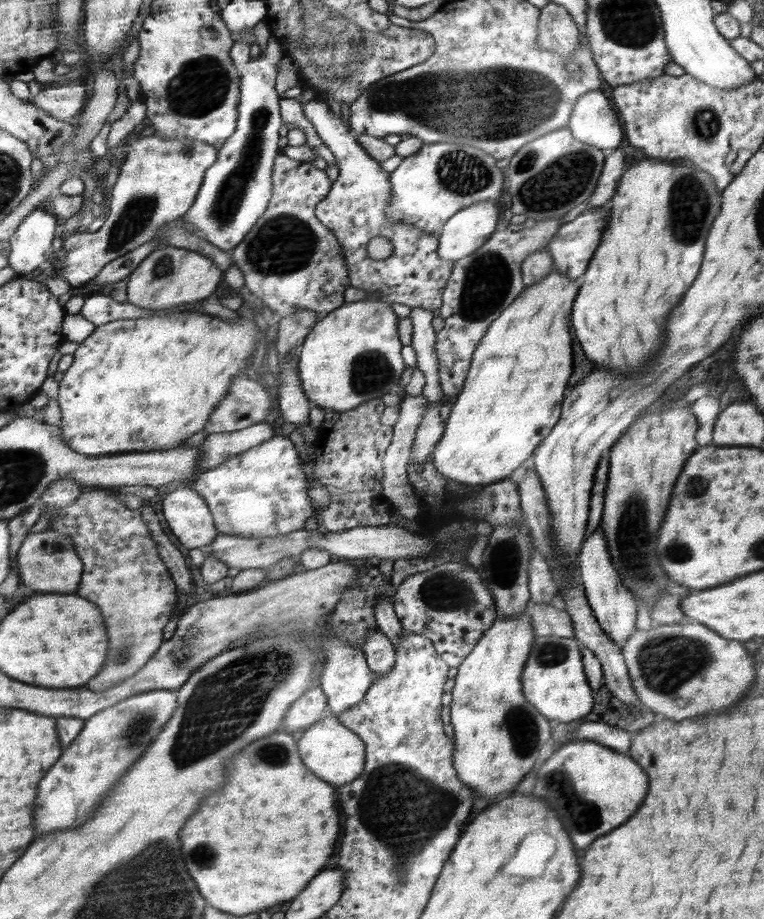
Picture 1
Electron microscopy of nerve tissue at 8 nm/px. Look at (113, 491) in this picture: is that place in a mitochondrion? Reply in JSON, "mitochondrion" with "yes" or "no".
{"mitochondrion":"no"}

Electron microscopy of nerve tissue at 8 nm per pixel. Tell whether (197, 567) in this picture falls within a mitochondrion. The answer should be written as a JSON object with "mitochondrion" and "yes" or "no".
{"mitochondrion":"no"}

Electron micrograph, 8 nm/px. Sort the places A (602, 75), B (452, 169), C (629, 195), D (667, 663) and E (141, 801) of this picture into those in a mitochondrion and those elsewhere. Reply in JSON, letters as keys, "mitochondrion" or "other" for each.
{"A":"other","B":"mitochondrion","C":"other","D":"mitochondrion","E":"other"}

